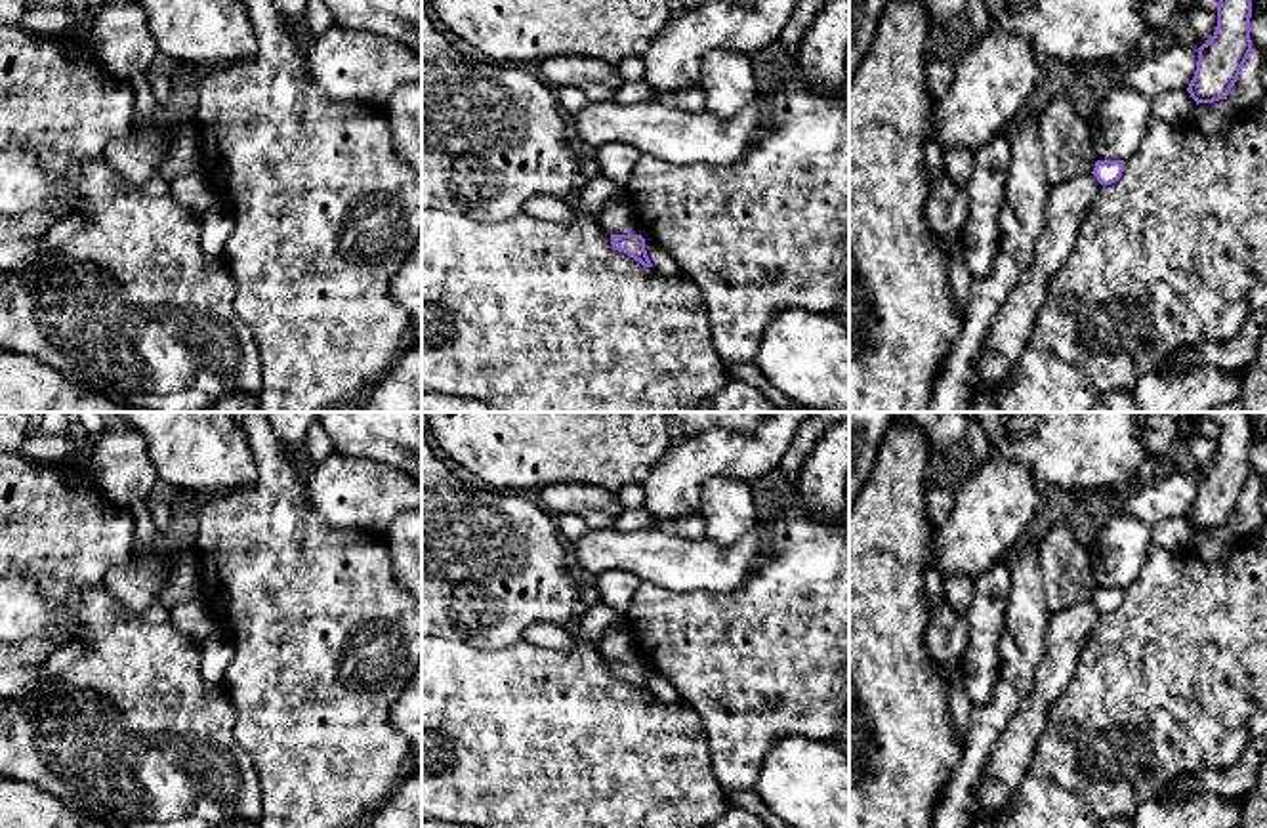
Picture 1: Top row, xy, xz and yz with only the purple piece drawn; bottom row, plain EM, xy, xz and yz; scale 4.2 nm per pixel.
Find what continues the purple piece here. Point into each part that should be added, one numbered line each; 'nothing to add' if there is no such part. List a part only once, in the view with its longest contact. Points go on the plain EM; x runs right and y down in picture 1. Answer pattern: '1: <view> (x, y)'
nothing to add

